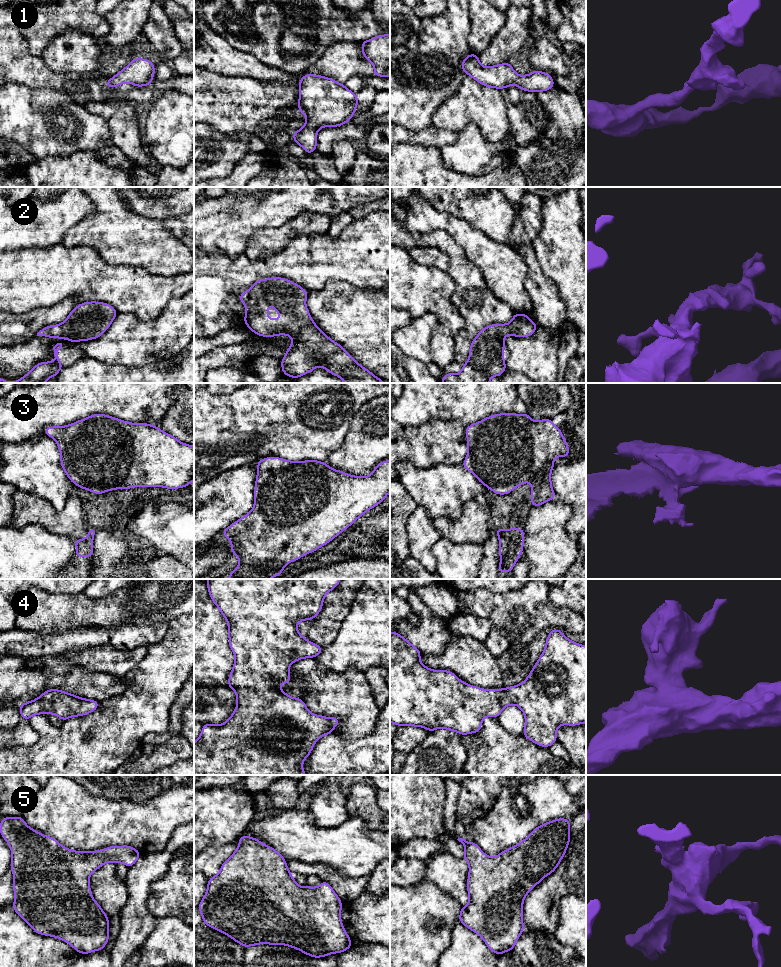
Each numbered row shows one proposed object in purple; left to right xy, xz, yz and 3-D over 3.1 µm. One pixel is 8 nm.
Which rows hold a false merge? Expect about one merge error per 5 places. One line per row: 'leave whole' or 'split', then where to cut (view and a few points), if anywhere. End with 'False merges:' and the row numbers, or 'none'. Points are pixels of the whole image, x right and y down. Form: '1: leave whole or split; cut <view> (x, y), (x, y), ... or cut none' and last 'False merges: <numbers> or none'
1: leave whole; cut none
2: leave whole; cut none
3: leave whole; cut none
4: leave whole; cut none
5: leave whole; cut none
False merges: none

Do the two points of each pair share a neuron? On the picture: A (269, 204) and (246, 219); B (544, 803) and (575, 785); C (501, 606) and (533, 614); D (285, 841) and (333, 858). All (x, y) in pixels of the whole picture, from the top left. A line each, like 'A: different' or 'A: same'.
A: same
B: different
C: same
D: same

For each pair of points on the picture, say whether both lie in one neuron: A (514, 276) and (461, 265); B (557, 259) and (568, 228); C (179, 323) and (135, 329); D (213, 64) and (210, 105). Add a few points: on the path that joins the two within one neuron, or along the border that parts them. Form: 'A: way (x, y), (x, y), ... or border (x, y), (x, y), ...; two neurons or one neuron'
A: border (463, 251), (481, 272), (485, 285), (489, 290); two neurons
B: way (561, 251), (562, 236); one neuron
C: way (168, 329), (146, 329); one neuron
D: border (204, 67), (235, 77); two neurons

